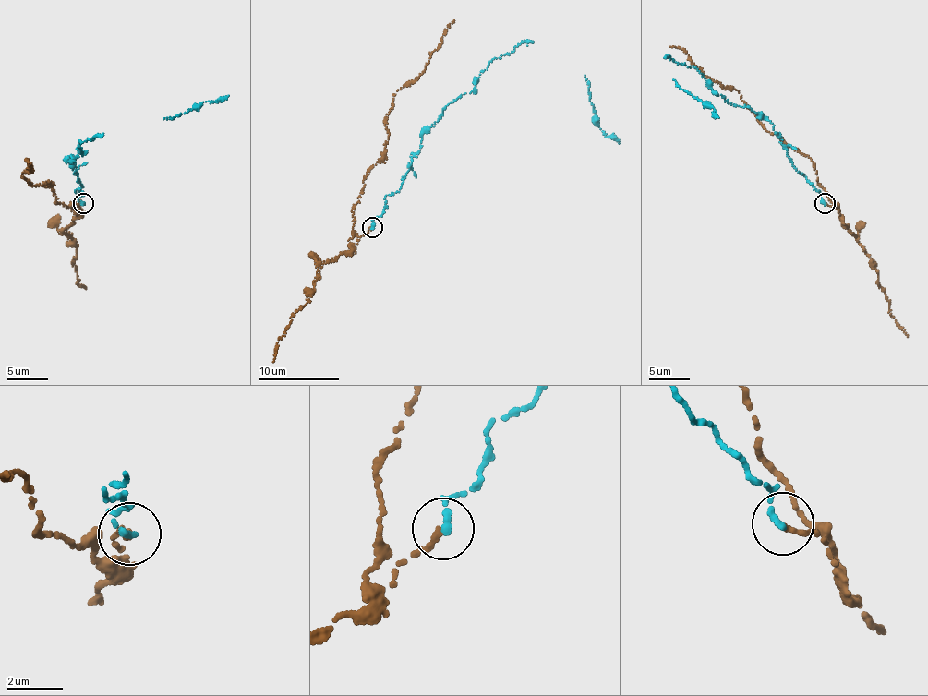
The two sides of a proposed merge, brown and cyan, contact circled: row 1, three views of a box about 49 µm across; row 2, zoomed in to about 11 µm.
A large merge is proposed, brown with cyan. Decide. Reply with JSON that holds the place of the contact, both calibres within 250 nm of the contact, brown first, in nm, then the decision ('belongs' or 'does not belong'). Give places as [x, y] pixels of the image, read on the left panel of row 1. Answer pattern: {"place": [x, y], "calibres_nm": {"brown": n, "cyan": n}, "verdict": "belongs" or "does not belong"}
{"place": [83, 203], "calibres_nm": {"brown": 220, "cyan": 260}, "verdict": "belongs"}

